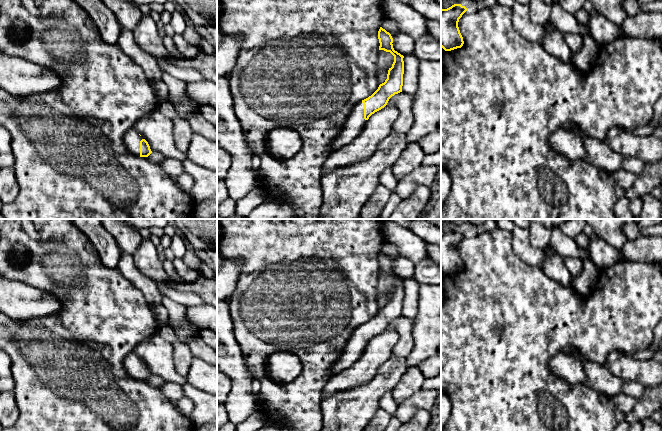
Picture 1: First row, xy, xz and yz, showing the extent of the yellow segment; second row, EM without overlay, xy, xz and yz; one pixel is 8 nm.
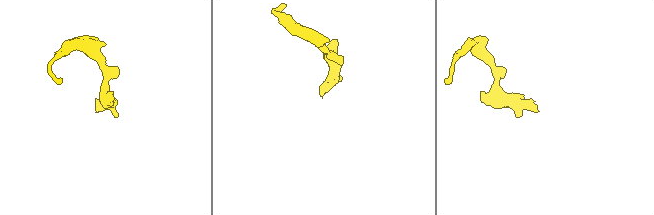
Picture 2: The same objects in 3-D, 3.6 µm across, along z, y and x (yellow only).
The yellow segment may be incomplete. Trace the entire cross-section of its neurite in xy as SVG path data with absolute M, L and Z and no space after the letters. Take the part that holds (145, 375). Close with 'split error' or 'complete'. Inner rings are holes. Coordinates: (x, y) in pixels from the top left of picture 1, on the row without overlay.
M134 352L123 359L123 366L135 380L148 381L152 377L148 366Z | split error

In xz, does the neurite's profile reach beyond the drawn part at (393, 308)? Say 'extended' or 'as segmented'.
extended

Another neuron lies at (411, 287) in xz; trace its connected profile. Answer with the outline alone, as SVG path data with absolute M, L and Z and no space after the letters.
M413 277L404 279L404 298L402 316L414 319L417 315L419 304L419 288L420 283Z

